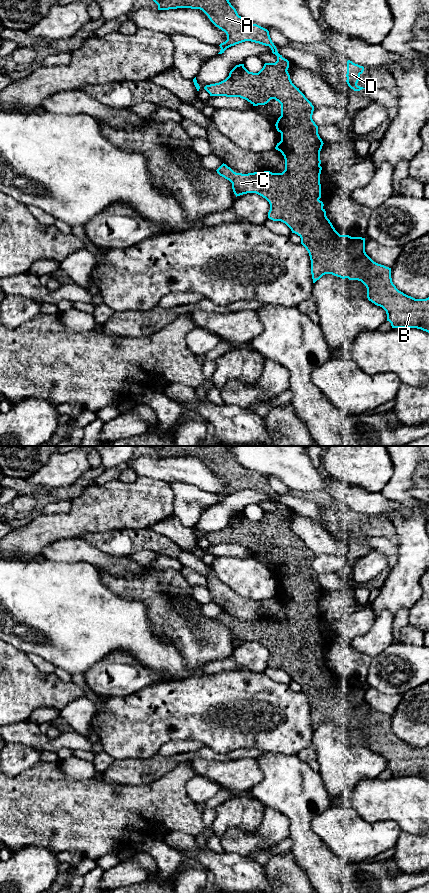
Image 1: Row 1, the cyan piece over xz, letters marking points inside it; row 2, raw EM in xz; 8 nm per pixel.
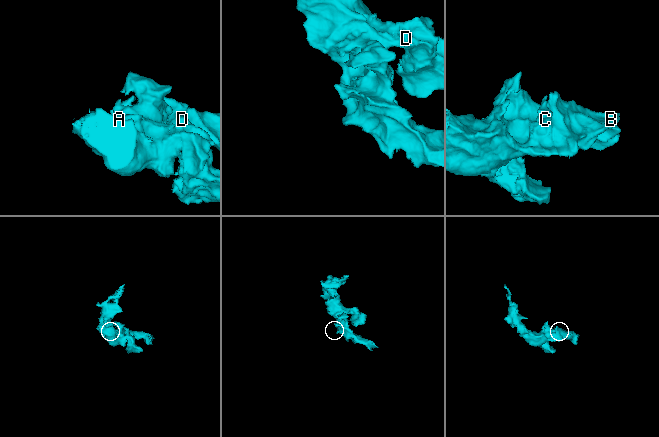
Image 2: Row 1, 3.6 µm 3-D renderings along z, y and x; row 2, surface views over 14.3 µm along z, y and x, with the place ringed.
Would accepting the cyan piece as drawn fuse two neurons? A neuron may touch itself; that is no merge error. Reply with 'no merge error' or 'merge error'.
no merge error

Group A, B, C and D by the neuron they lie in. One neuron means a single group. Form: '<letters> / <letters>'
A B C D

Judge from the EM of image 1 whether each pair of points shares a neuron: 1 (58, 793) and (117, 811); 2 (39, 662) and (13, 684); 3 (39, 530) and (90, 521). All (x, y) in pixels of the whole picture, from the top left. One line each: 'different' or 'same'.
1: same
2: different
3: same

